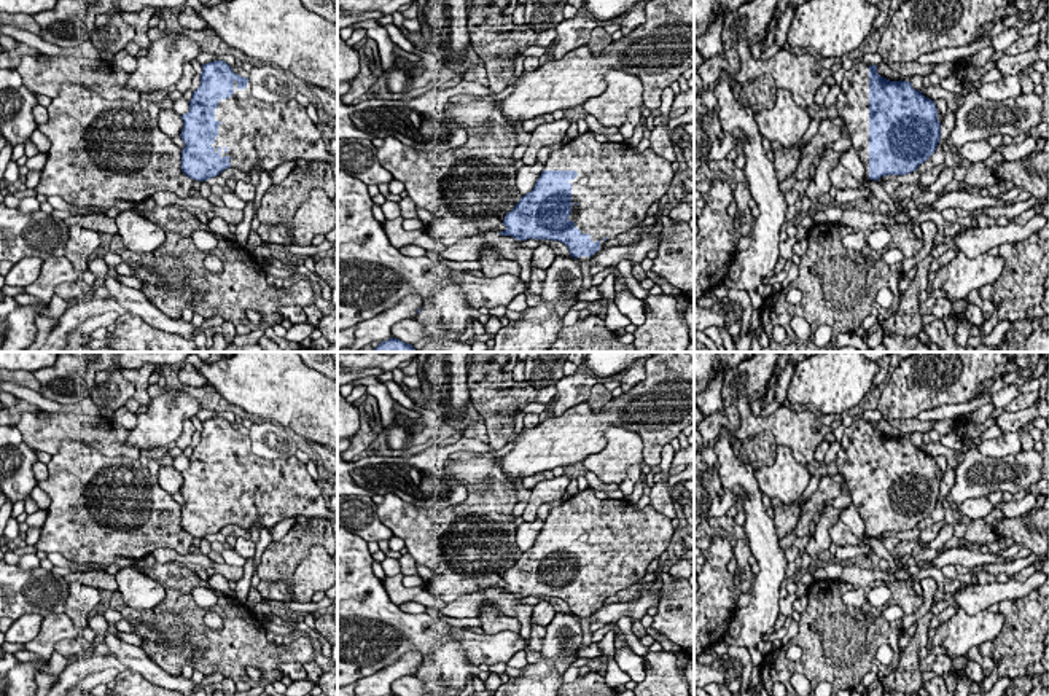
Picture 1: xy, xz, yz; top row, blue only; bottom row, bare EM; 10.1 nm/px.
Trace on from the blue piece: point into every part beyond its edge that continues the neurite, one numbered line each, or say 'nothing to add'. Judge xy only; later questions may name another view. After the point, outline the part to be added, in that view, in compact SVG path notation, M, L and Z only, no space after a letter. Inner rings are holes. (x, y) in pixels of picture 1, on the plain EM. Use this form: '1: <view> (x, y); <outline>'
1: xy (257, 491); M234 438L234 451L218 459L215 478L221 479L212 500L215 510L229 513L231 524L248 532L253 524L271 529L298 516L331 521L336 511L325 502L306 463L296 456L261 459L252 452L250 438L245 446Z

